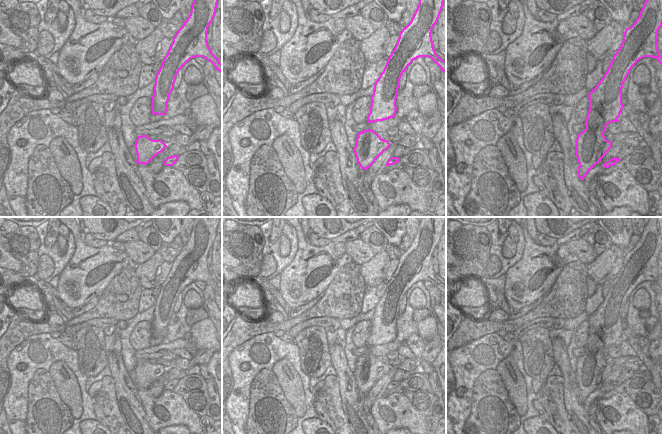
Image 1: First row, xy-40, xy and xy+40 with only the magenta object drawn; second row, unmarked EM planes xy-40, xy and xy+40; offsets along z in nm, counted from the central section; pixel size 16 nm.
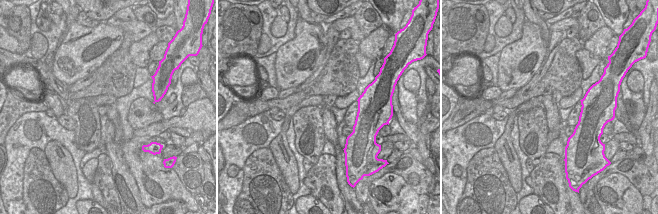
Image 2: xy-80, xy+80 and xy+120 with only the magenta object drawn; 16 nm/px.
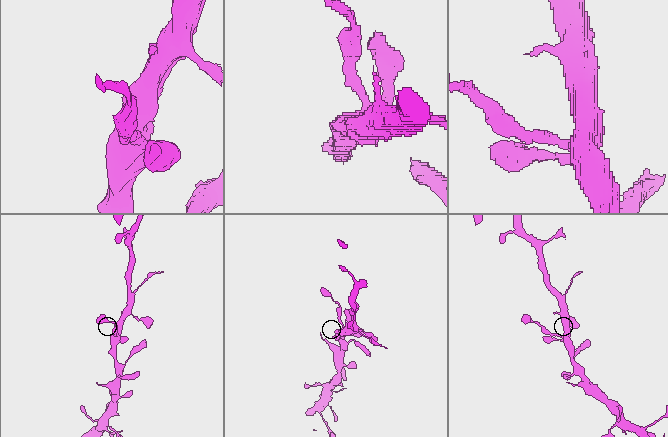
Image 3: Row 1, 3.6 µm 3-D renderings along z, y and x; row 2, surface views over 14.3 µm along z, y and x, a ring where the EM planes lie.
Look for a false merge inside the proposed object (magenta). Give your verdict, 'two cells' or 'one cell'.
one cell

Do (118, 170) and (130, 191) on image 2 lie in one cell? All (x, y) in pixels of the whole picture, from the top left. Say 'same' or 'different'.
same

